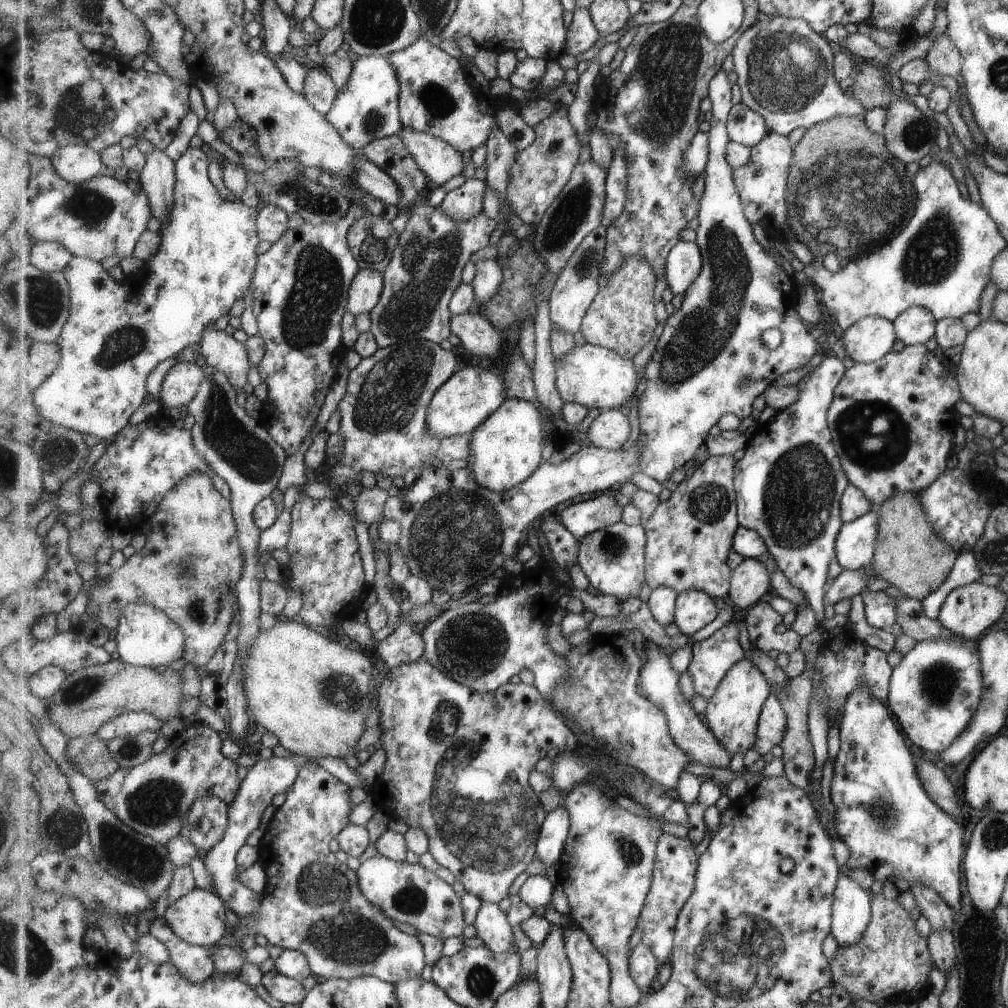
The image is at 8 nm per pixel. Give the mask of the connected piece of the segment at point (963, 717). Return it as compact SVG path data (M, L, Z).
M951 632L949 638L915 642L892 668L886 704L913 745L935 754L944 752L972 721L984 692L978 646L977 640Z

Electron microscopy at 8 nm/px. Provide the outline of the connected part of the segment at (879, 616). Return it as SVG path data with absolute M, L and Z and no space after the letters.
M885 592L862 594L865 621L873 628L889 630L895 622L895 604Z

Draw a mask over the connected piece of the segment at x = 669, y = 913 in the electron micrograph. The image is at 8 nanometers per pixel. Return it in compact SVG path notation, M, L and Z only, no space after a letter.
M661 834L657 842L657 859L653 868L653 883L649 890L644 911L641 912L637 928L642 930L642 942L653 950L661 968L672 959L674 937L681 910L688 903L696 888L696 875L700 867L700 857L695 852L696 845L686 836L677 838L673 834Z

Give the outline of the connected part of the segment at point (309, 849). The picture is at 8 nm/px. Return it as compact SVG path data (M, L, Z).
M308 760L301 766L297 781L287 790L285 802L276 810L277 815L269 830L265 831L259 847L260 861L266 873L261 908L249 918L239 917L237 930L227 932L217 942L217 946L240 949L239 942L245 936L263 936L272 946L303 952L309 960L312 975L319 980L352 980L361 976L375 976L397 985L405 980L421 978L421 972L425 968L423 944L415 936L405 934L397 926L393 926L393 920L377 904L365 897L360 890L357 872L339 862L329 846L331 840L337 839L351 824L351 810L357 804L351 803L349 792L351 787L337 780L315 760Z

